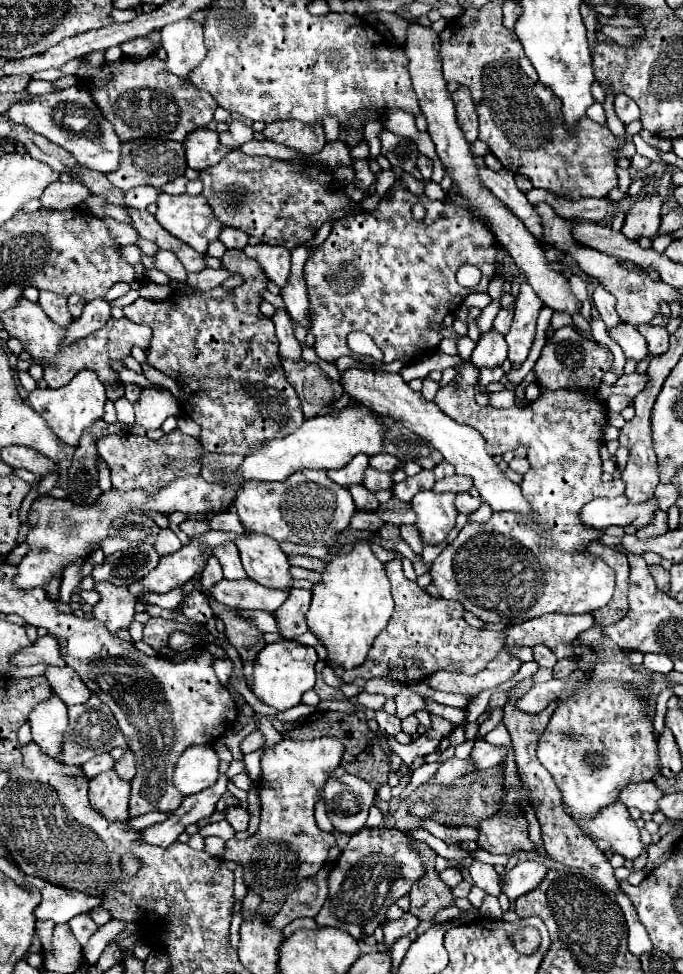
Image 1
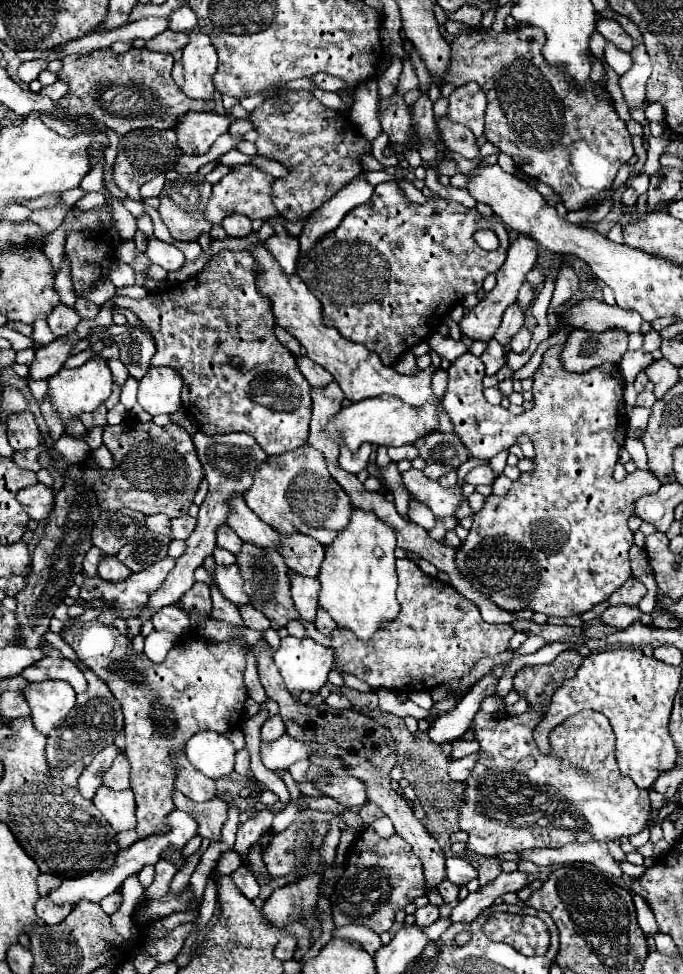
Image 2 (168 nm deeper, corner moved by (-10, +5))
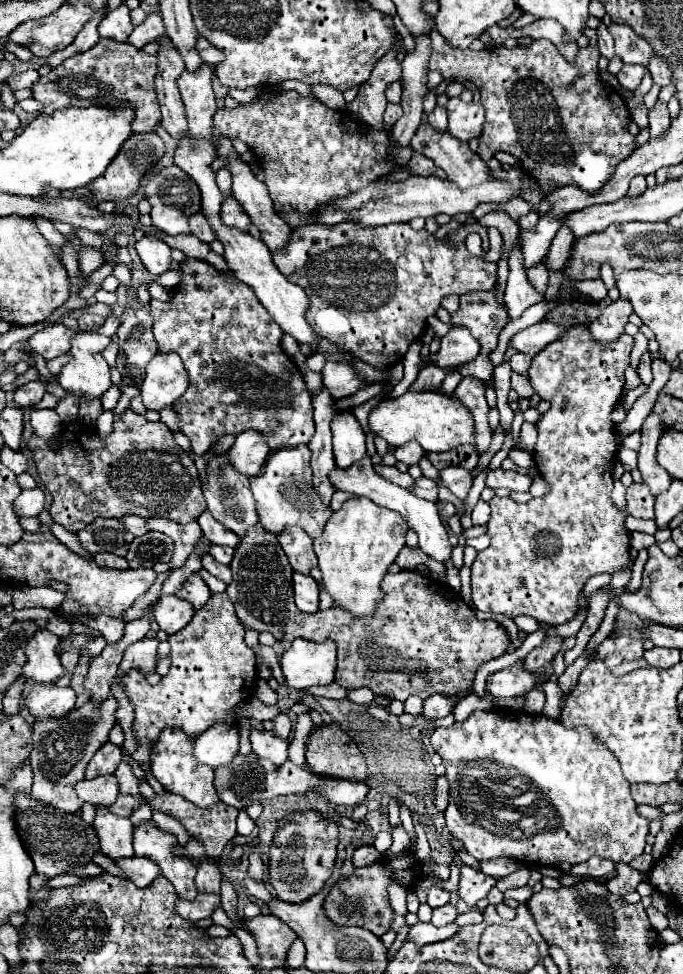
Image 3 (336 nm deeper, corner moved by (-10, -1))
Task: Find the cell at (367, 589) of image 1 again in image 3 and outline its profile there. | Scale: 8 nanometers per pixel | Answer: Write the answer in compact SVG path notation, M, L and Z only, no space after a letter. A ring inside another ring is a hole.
M366 498L346 500L338 512L332 512L322 536L314 540L314 552L324 586L336 606L350 610L354 616L374 614L378 600L384 596L380 582L398 552L406 546L406 532L408 524L398 512L382 508Z

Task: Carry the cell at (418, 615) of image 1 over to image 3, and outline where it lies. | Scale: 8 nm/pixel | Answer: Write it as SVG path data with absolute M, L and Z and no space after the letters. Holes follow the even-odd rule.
M260 524L258 528L250 528L246 536L240 538L236 546L236 554L230 562L232 582L226 592L236 606L236 614L242 620L244 628L252 628L256 632L270 632L276 640L292 642L296 638L308 638L314 642L334 640L338 646L338 668L336 682L344 688L370 688L374 694L388 696L392 700L404 702L408 696L428 698L432 694L442 694L446 698L454 698L460 692L466 692L472 686L474 672L480 664L498 658L508 648L508 632L496 620L480 620L476 612L462 600L462 596L442 582L434 582L428 576L422 576L412 570L400 570L398 574L386 574L382 580L382 600L372 616L354 618L344 608L332 606L328 610L318 610L314 614L306 614L296 608L292 576L288 556L282 552L274 534L266 532Z

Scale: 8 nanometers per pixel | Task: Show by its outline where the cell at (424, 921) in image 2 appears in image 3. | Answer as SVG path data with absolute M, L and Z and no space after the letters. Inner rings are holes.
M444 904L440 908L432 910L432 924L436 926L446 926L458 918L458 910L452 904Z

